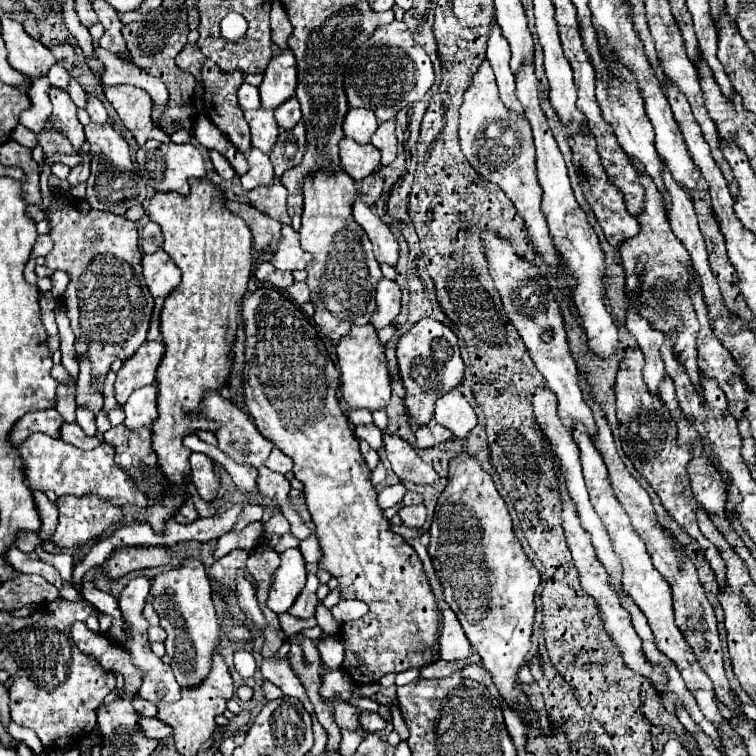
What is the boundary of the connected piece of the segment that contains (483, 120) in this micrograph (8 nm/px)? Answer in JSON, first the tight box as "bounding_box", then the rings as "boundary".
{"bounding_box":[459,61,559,275],"boundary":[[[487,61],[479,67],[477,75],[473,77],[469,89],[463,95],[463,105],[459,109],[459,137],[461,137],[461,151],[471,163],[471,167],[487,181],[499,185],[507,197],[513,201],[515,209],[525,221],[531,245],[543,257],[547,267],[557,275],[559,271],[559,255],[551,243],[549,229],[545,217],[541,213],[541,185],[535,175],[535,147],[531,137],[529,121],[509,111],[499,95],[495,85],[493,69]]]}

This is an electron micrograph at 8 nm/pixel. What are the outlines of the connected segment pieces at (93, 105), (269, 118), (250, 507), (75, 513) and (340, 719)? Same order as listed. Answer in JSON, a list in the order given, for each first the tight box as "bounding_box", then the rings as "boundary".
[{"bounding_box":[85,91,107,123],"boundary":[[[85,91],[85,97],[87,97],[85,111],[89,113],[91,121],[95,121],[95,123],[107,123],[107,111],[105,111],[103,103],[101,103],[93,93],[87,93],[87,91]]]},{"bounding_box":[245,107,279,153],"boundary":[[[263,107],[255,111],[245,111],[245,121],[251,127],[251,145],[261,149],[263,153],[269,153],[279,135],[279,125],[273,111],[265,111]]]},{"bounding_box":[231,503,263,533],"boundary":[[[253,503],[243,505],[241,515],[237,517],[237,523],[233,525],[233,529],[231,529],[231,531],[241,533],[249,523],[253,523],[253,521],[261,521],[261,515],[263,515],[263,509],[261,509],[259,505],[253,505]]]},{"bounding_box":[45,495,123,549],"boundary":[[[83,495],[83,497],[59,497],[59,525],[45,547],[53,549],[79,549],[87,545],[89,541],[97,541],[109,527],[119,525],[123,521],[123,511],[115,505],[111,505],[105,499],[99,499],[95,495]]]},{"bounding_box":[331,697,365,737],"boundary":[[[333,697],[331,699],[331,713],[333,713],[333,719],[335,723],[339,725],[339,729],[347,729],[347,731],[355,731],[359,737],[365,737],[365,731],[361,729],[361,723],[359,723],[359,715],[357,715],[357,707],[353,707],[351,703],[343,701],[341,697]]]}]

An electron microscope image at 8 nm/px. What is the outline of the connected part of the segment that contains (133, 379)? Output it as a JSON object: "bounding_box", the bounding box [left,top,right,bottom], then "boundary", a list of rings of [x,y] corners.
{"bounding_box":[115,341,165,405],"boundary":[[[147,341],[137,353],[123,363],[115,381],[115,399],[123,405],[125,399],[145,385],[155,383],[155,371],[165,355],[163,341]]]}

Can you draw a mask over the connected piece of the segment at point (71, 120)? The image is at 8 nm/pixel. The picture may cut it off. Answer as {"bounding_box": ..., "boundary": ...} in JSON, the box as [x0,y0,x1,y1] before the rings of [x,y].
{"bounding_box":[49,87,85,149],"boundary":[[[51,87],[49,99],[53,103],[53,115],[51,115],[49,121],[71,141],[71,145],[75,149],[81,149],[81,145],[85,143],[83,125],[77,119],[77,107],[71,101],[69,93],[59,89],[59,87]]]}

